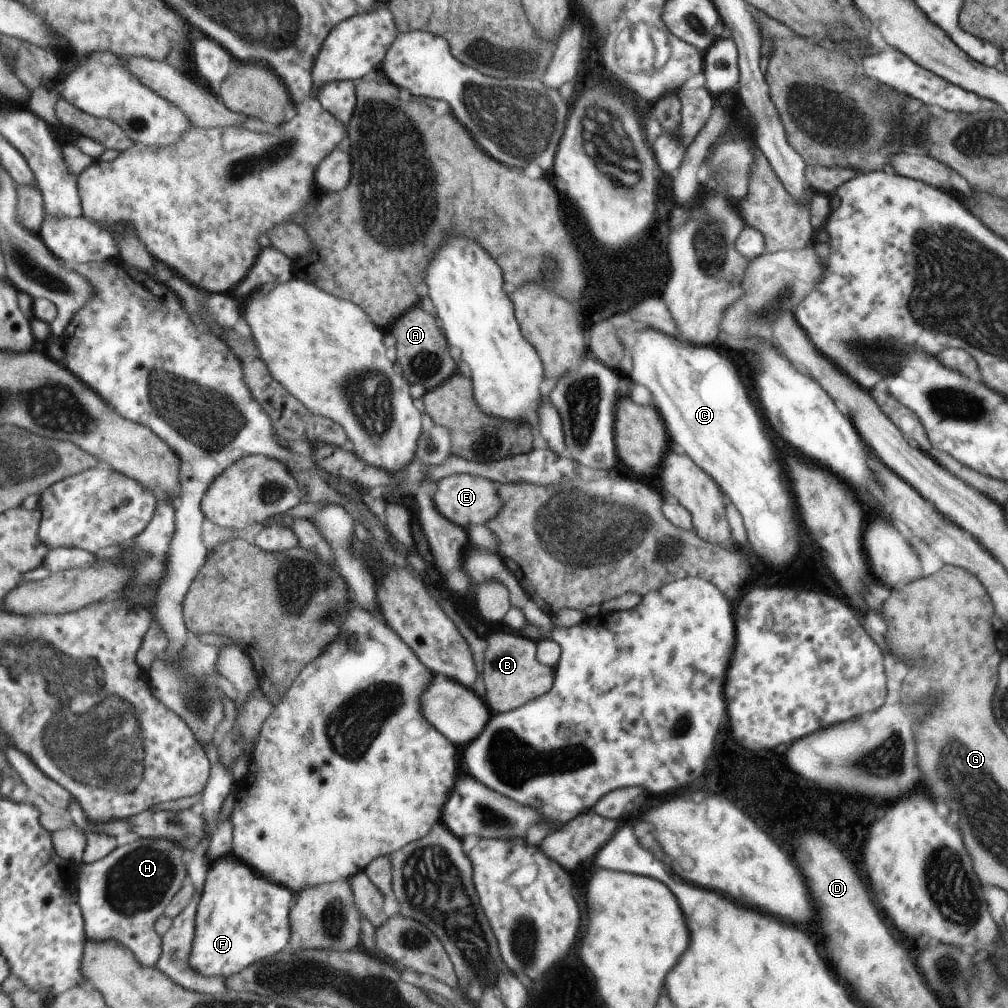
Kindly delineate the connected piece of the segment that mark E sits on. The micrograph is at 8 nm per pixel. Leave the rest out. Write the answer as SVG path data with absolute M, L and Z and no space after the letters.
M451 475L435 482L432 501L437 512L449 522L464 528L470 525L477 526L485 524L501 510L502 500L496 488L496 483L477 475Z

